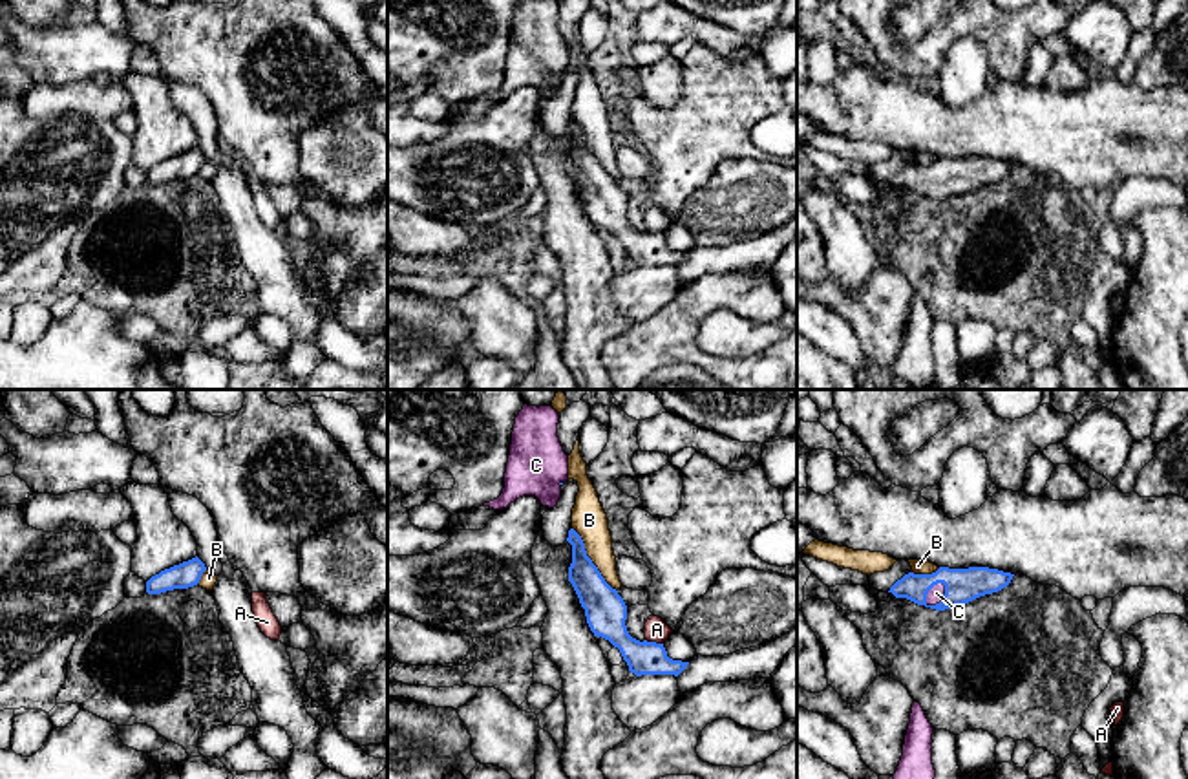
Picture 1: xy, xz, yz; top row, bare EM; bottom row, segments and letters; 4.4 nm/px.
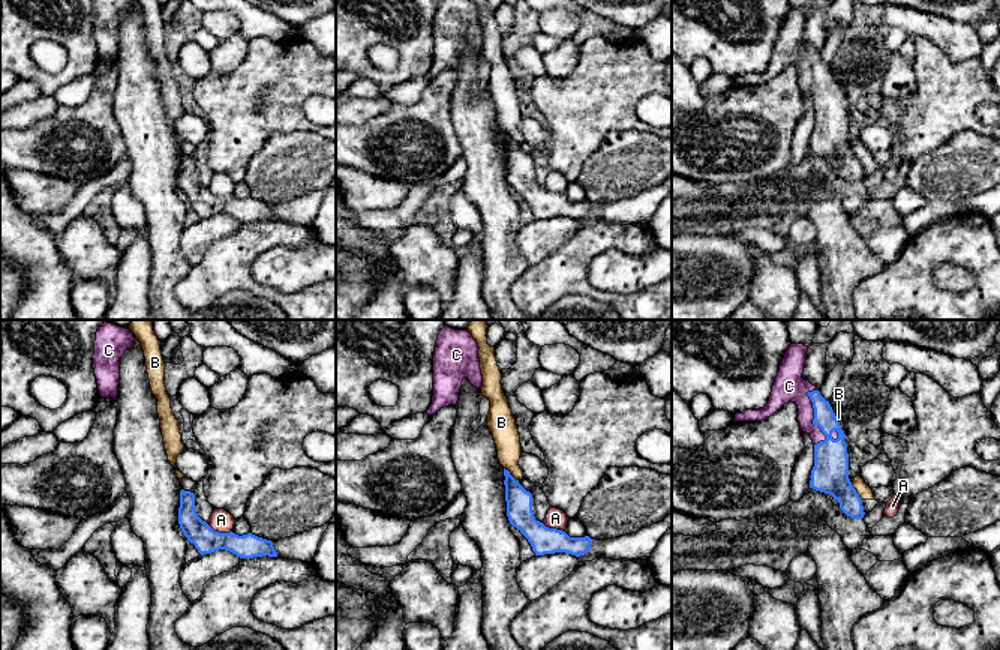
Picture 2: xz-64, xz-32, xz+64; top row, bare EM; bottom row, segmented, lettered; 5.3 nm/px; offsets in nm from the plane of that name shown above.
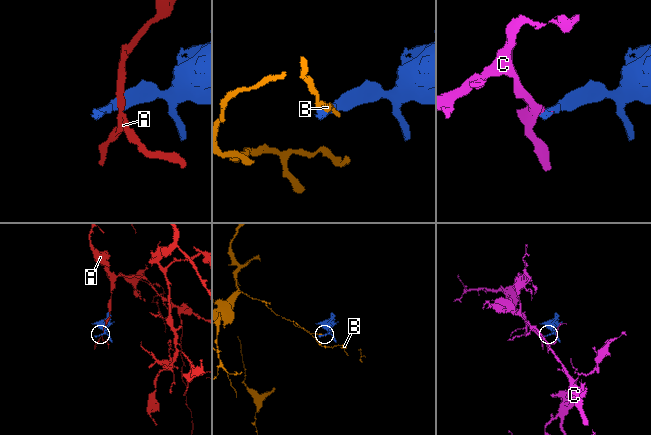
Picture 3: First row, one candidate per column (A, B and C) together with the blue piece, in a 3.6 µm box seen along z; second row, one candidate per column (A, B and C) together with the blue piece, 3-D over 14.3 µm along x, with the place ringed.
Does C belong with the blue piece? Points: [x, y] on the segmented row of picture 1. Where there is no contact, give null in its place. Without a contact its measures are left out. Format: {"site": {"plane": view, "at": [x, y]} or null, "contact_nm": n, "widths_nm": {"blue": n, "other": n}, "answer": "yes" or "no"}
{"site": {"plane": "yz", "at": [927, 593]}, "contact_nm": 130, "widths_nm": {"blue": 160, "other": 70}, "answer": "yes"}

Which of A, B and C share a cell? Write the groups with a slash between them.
A / B / C

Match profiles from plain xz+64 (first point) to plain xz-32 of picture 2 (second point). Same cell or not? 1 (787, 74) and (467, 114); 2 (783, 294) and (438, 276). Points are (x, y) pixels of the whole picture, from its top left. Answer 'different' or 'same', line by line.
1: different
2: same

